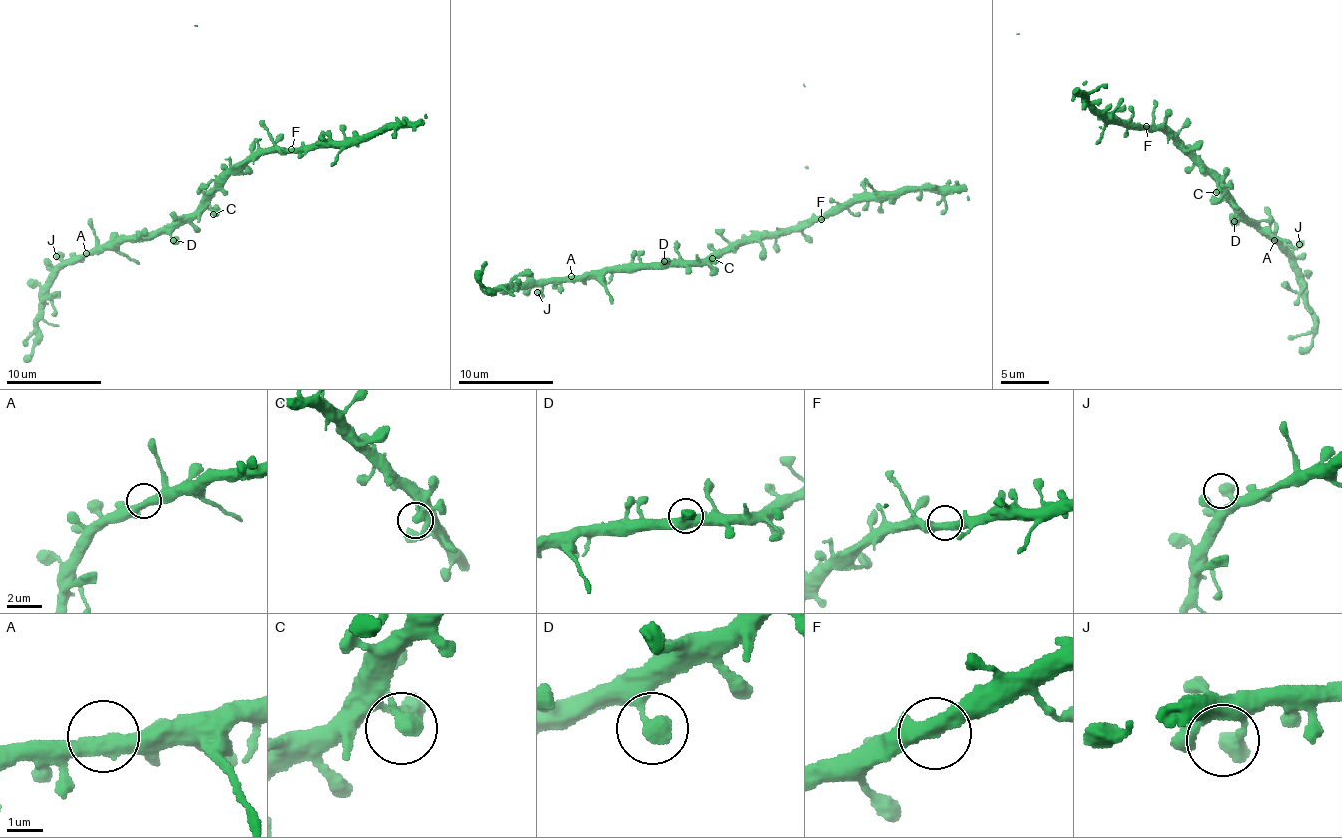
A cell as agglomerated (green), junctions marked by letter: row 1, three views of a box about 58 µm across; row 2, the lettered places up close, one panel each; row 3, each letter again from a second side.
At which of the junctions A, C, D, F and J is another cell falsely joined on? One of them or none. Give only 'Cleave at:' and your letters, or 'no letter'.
Cleave at: F

